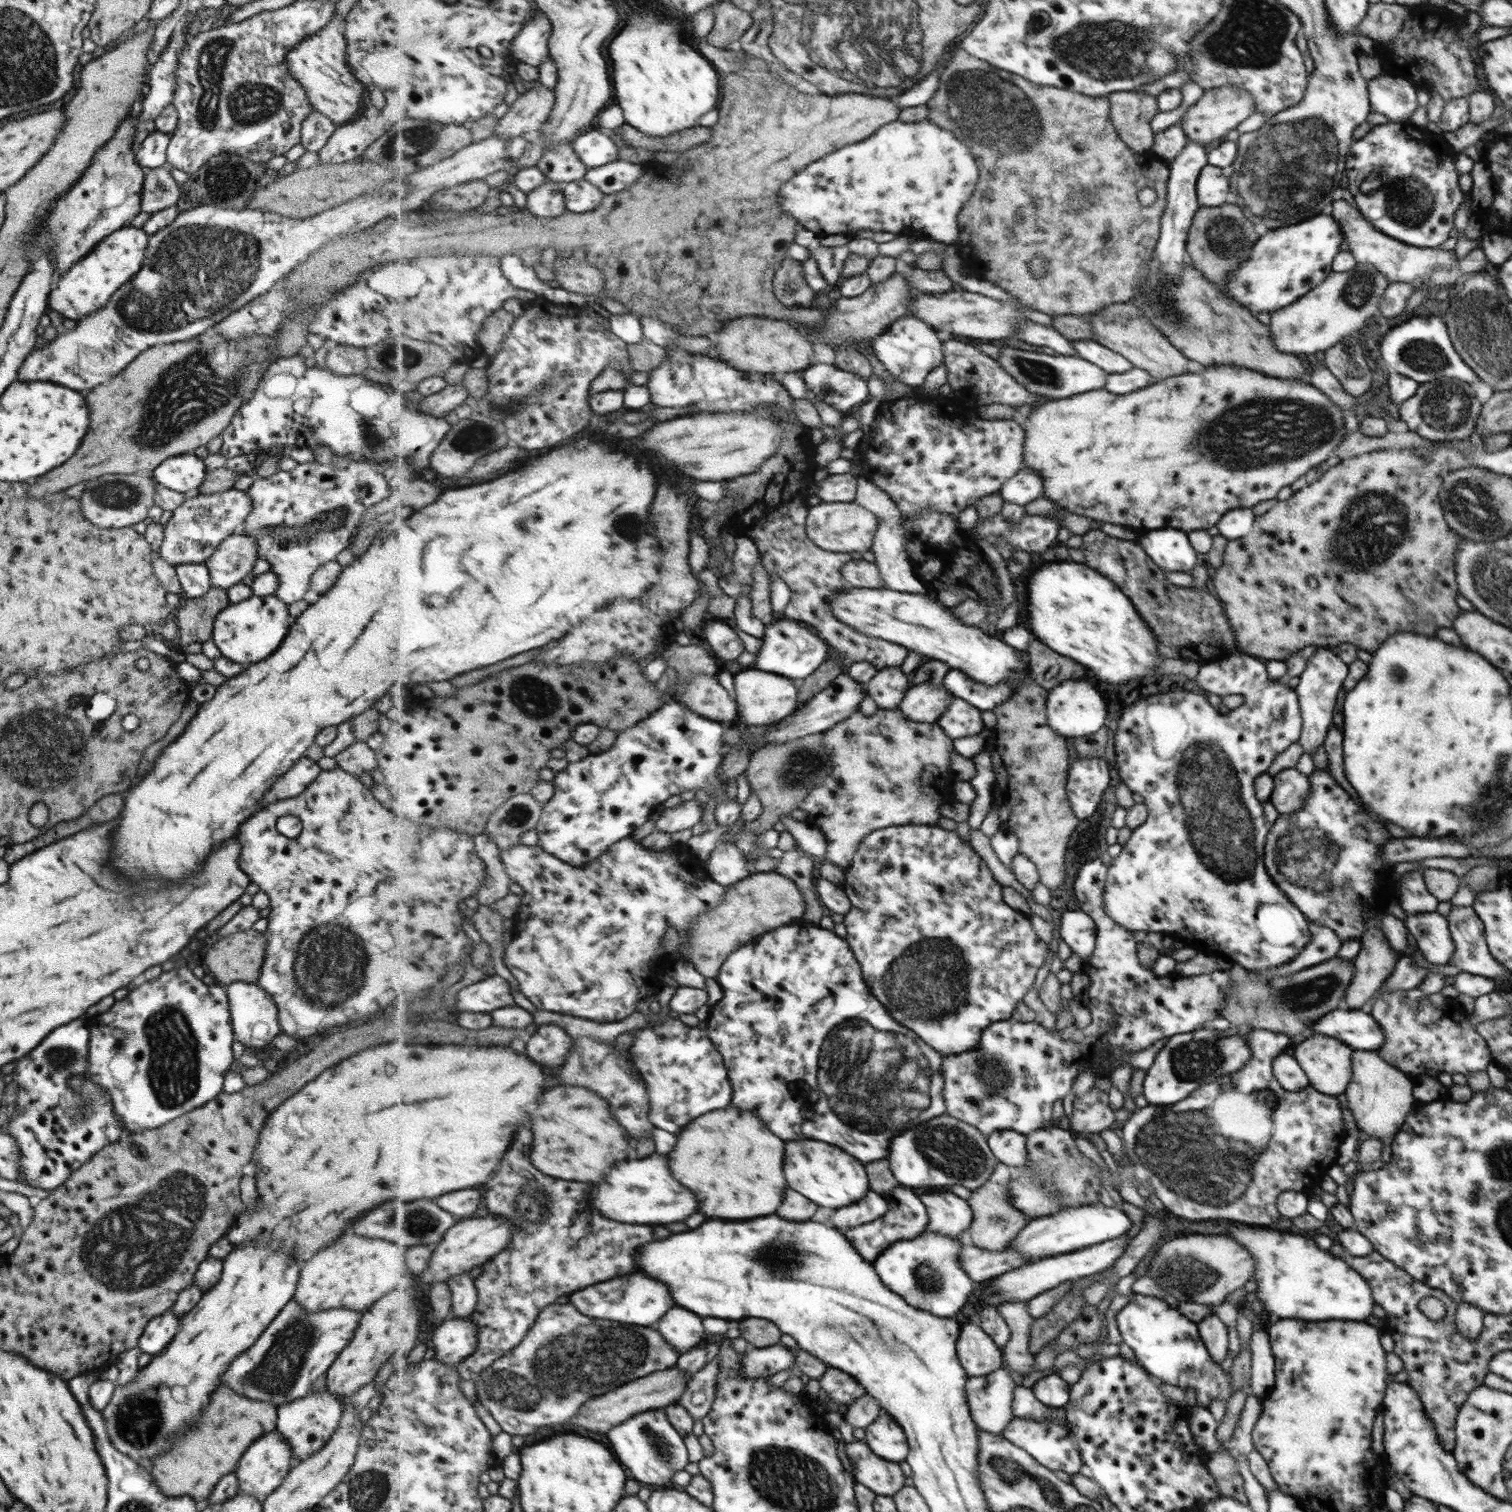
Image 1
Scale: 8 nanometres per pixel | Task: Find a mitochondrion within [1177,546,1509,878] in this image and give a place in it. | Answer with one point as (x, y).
(1396, 675)

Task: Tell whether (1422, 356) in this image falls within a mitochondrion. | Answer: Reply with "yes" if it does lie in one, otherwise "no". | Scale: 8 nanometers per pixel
yes

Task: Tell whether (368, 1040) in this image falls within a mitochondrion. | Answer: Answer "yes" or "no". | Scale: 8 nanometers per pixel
no

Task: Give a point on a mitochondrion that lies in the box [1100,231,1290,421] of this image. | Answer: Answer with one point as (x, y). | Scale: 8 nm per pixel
(1170, 308)

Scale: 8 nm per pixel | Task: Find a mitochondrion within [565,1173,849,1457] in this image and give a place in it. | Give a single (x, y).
(765, 1255)

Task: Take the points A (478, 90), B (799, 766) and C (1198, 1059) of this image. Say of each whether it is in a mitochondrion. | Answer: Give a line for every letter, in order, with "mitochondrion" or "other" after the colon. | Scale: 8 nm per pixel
A: other
B: mitochondrion
C: mitochondrion

